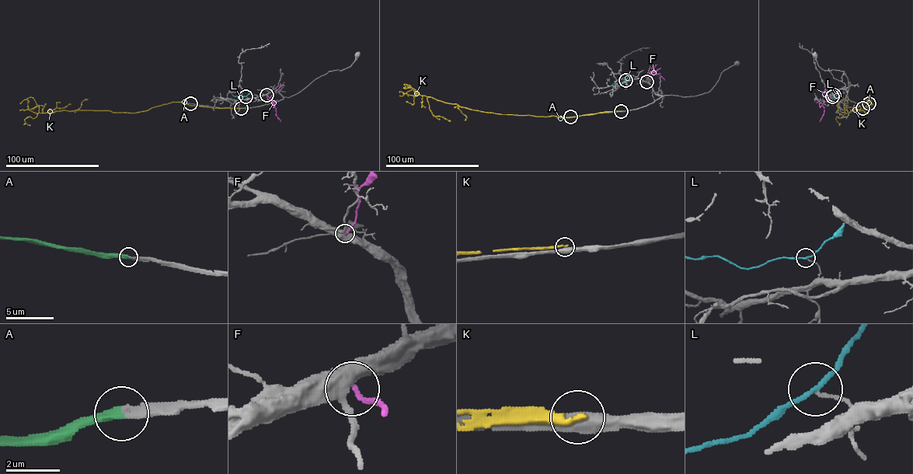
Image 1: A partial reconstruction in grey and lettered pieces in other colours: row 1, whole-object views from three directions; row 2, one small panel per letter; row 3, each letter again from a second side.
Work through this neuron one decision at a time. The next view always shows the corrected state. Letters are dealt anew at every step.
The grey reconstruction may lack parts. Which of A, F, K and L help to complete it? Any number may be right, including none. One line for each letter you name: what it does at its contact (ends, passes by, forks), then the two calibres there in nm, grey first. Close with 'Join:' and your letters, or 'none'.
A: It ends there. Thickness 260 nm (grey) against 340 nm
Join: A

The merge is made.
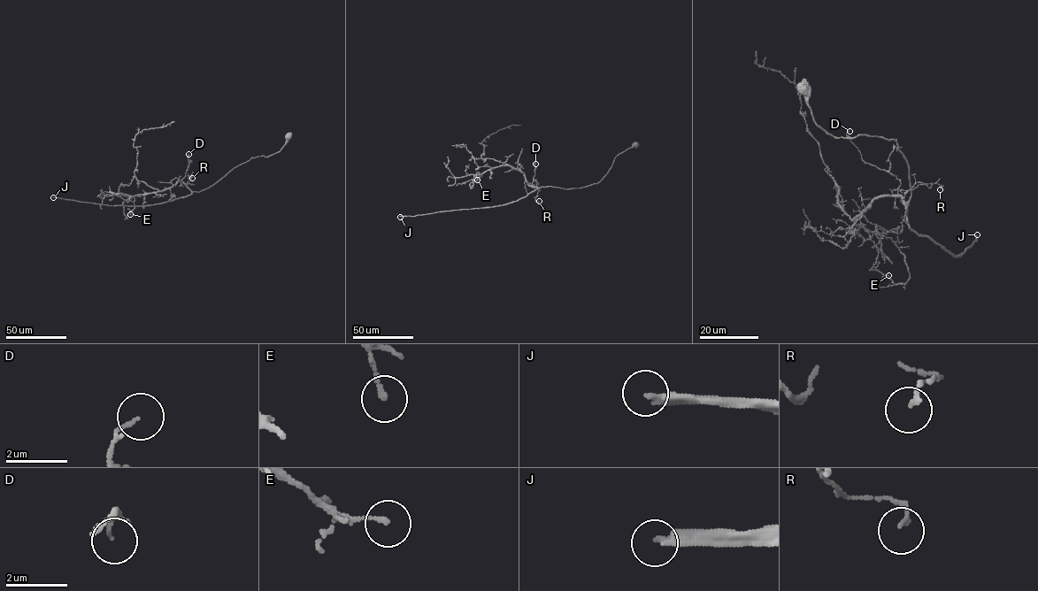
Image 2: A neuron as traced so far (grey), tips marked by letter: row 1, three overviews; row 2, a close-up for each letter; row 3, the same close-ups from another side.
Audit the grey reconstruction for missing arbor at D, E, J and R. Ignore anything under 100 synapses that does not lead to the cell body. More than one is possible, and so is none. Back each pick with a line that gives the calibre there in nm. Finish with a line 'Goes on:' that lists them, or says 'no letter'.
J: calibre 280 nm
Goes on: J

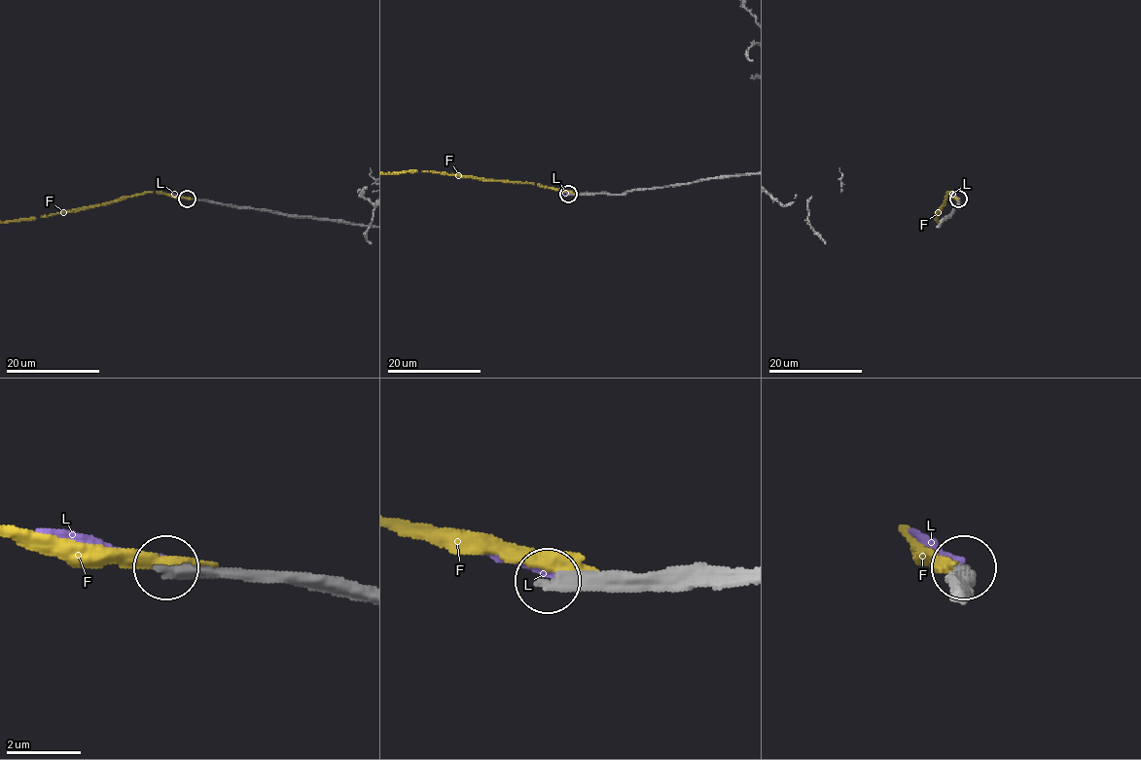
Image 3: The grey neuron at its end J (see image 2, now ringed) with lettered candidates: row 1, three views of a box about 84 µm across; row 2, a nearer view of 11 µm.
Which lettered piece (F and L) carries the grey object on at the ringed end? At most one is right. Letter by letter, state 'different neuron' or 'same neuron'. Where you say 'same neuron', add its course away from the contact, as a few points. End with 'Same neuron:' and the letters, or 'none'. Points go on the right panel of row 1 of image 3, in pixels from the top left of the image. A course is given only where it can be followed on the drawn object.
F: different neuron
L: different neuron
Same neuron: none

